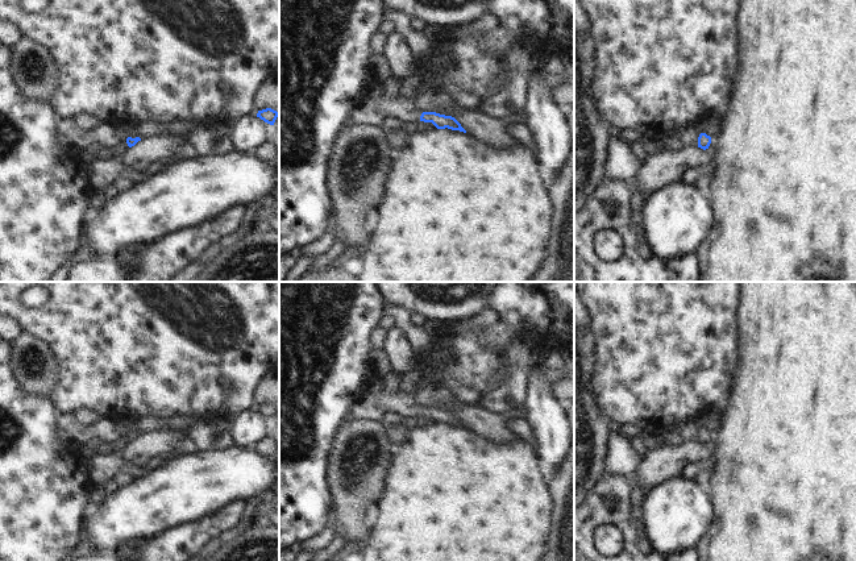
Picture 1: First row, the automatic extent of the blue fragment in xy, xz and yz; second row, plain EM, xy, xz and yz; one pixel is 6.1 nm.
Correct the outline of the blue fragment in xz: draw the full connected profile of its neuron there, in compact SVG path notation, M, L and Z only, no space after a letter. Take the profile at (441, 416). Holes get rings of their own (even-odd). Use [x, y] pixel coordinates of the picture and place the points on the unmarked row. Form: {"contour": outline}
{"contour": "M382 377L373 378L374 385L365 392L361 402L356 403L344 424L349 420L373 419L381 421L387 414L398 414L402 417L424 416L432 417L437 424L452 424L466 428L461 419L452 411L436 407L421 407L415 402L415 395L404 392L398 387L387 390Z"}

